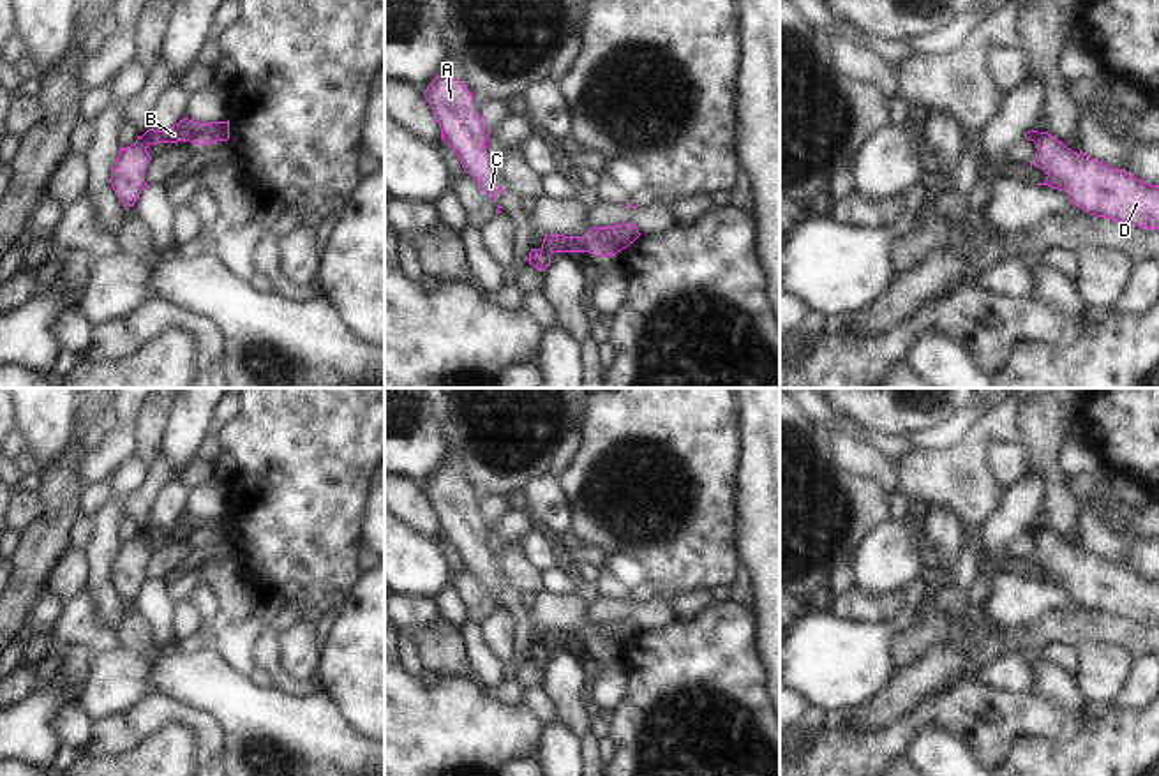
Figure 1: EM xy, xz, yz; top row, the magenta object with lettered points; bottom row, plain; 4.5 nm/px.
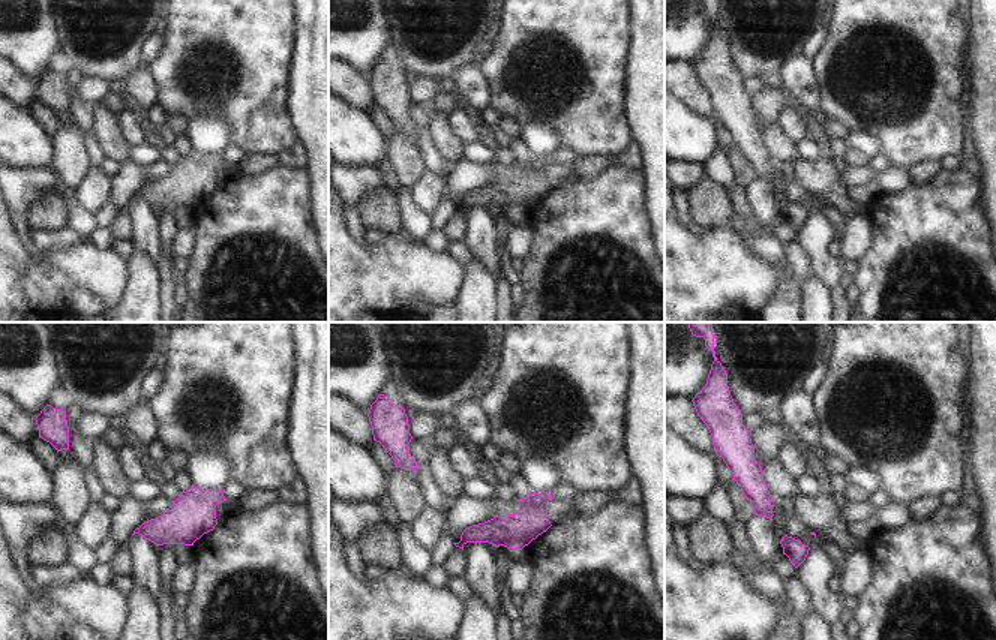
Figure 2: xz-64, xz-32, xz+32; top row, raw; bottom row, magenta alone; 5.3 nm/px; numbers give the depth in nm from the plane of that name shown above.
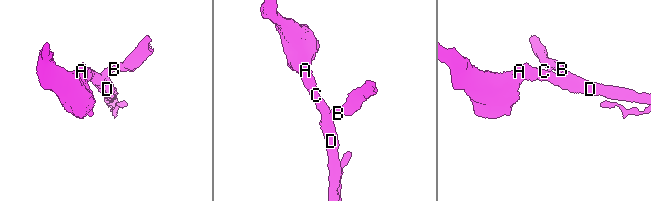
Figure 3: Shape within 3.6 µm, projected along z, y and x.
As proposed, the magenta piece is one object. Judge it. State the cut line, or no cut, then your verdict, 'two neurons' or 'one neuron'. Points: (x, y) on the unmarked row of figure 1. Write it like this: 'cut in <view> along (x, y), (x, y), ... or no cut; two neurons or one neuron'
cut in xy along (143, 529), (149, 538); two neurons

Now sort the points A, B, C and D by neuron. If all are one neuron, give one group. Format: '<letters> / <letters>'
A C D / B

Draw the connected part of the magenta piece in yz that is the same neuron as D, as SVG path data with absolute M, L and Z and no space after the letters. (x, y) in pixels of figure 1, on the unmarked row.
M1039 527L1036 541L1030 559L1048 570L1037 580L1064 586L1073 600L1094 612L1159 624L1159 580L1073 547L1048 527Z

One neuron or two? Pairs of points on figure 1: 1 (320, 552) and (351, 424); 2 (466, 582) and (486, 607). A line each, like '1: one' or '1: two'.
1: one
2: one

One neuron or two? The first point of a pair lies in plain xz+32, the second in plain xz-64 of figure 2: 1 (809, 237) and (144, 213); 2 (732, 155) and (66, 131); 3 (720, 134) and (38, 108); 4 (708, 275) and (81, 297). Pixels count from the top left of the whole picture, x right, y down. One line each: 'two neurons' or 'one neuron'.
1: one neuron
2: one neuron
3: one neuron
4: two neurons

